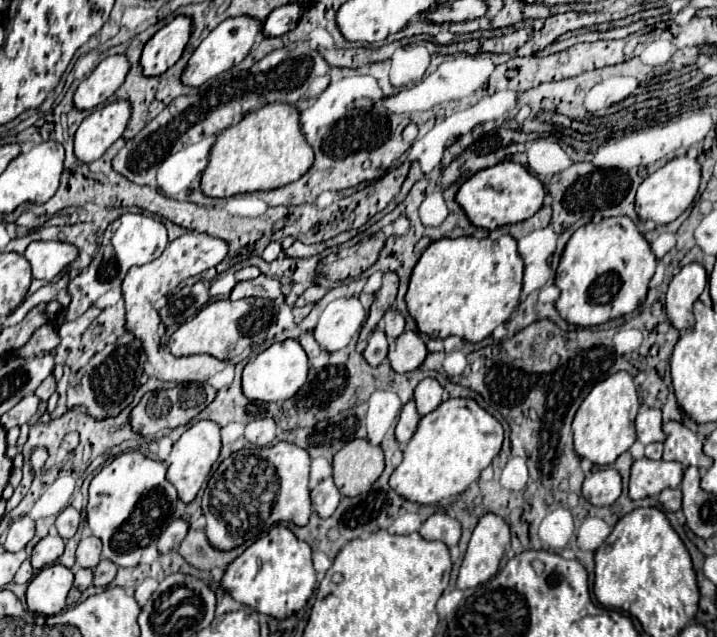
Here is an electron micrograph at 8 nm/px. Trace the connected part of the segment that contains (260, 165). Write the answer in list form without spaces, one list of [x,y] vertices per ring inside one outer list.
[[[273,102],[223,130],[209,154],[209,164],[201,176],[201,192],[211,198],[229,198],[245,192],[275,190],[299,180],[313,164],[313,150],[299,130],[299,110]]]

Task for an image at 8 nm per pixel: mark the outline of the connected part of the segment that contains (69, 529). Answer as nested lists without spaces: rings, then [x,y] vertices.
[[[67,506],[59,516],[57,516],[57,532],[63,540],[69,540],[73,538],[73,534],[77,532],[77,526],[79,526],[79,512],[73,508],[73,506]]]

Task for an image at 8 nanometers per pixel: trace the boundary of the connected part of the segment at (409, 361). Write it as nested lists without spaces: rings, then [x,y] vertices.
[[[405,330],[399,338],[395,338],[389,344],[389,364],[395,372],[411,372],[419,368],[425,356],[427,356],[427,348],[415,332]]]

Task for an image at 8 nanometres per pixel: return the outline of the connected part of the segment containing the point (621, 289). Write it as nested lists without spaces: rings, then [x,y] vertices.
[[[619,216],[619,218],[605,218],[599,224],[593,224],[593,222],[585,224],[573,232],[573,236],[569,238],[561,254],[557,274],[555,274],[555,286],[561,290],[561,294],[559,294],[559,300],[555,302],[555,308],[561,314],[561,318],[585,328],[599,326],[611,318],[631,314],[647,296],[649,282],[655,274],[655,264],[657,264],[657,258],[653,256],[649,242],[637,230],[631,218]]]

